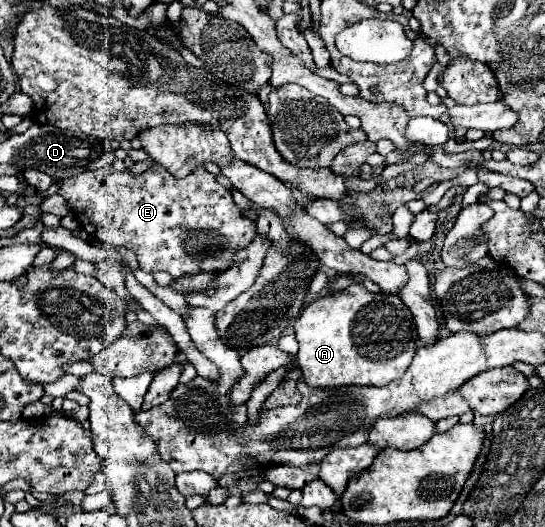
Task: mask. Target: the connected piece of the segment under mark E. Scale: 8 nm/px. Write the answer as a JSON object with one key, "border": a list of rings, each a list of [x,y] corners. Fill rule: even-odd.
{"border":[[[159,163],[139,175],[133,175],[129,169],[115,171],[109,165],[97,171],[83,171],[73,179],[63,179],[57,193],[65,197],[73,213],[77,211],[77,221],[89,237],[133,251],[139,261],[139,269],[147,273],[165,271],[175,279],[197,273],[221,273],[233,267],[235,251],[245,249],[255,237],[255,221],[241,215],[239,207],[231,197],[231,191],[219,185],[205,167],[197,167],[193,175],[189,175],[189,179],[173,179],[173,175],[169,175],[169,171],[165,171],[165,167],[161,167]],[[95,187],[101,187],[101,195],[95,195]]]}

